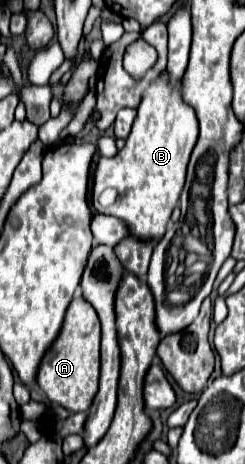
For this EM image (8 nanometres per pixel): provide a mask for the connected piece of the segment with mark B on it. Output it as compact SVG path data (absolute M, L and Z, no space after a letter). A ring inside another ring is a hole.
M164 70L156 80L150 82L146 94L142 96L126 146L114 158L100 158L98 162L92 192L92 204L96 212L124 220L130 226L132 236L138 236L140 240L160 240L180 198L186 166L196 140L198 118L194 108L182 98L182 80L174 80L168 70ZM106 188L118 190L116 202L108 208L98 202Z

